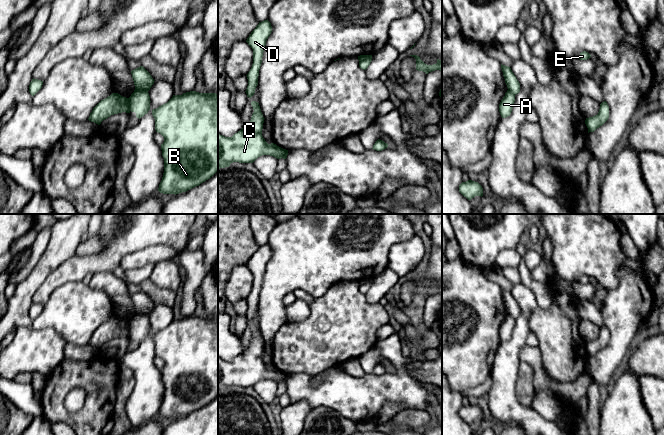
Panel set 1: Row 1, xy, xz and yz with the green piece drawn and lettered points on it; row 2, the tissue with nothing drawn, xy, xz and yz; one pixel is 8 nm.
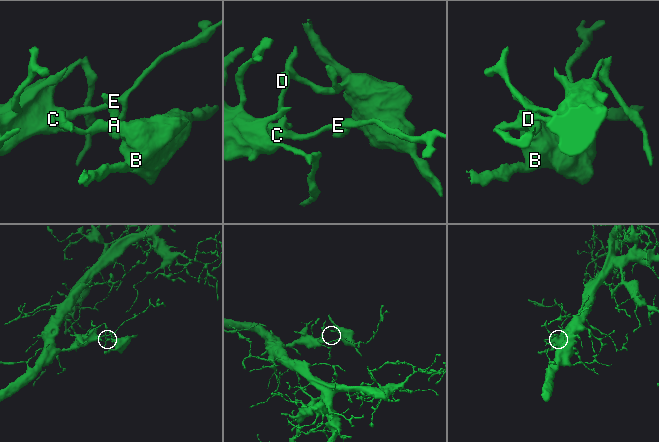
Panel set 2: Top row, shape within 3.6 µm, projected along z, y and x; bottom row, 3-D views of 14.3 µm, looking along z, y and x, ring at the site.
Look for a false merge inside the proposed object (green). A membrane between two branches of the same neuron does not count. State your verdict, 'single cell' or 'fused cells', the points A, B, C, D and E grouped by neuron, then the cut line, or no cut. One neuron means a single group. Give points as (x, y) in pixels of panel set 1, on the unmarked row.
fused cells; groups A B / C D E; cut xy (135, 312), (147, 316)

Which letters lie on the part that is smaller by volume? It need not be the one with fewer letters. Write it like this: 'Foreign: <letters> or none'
Foreign: A, B

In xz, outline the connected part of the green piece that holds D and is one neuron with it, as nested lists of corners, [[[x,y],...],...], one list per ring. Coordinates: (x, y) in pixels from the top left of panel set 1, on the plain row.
[[[267,244],[259,246],[256,252],[251,256],[246,266],[253,274],[253,288],[248,296],[248,310],[246,313],[247,321],[251,322],[258,309],[259,294],[262,287],[263,276],[266,265],[272,256],[271,247]]]

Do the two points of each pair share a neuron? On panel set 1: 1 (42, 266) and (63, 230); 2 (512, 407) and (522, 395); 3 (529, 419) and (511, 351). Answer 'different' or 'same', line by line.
1: same
2: different
3: same

